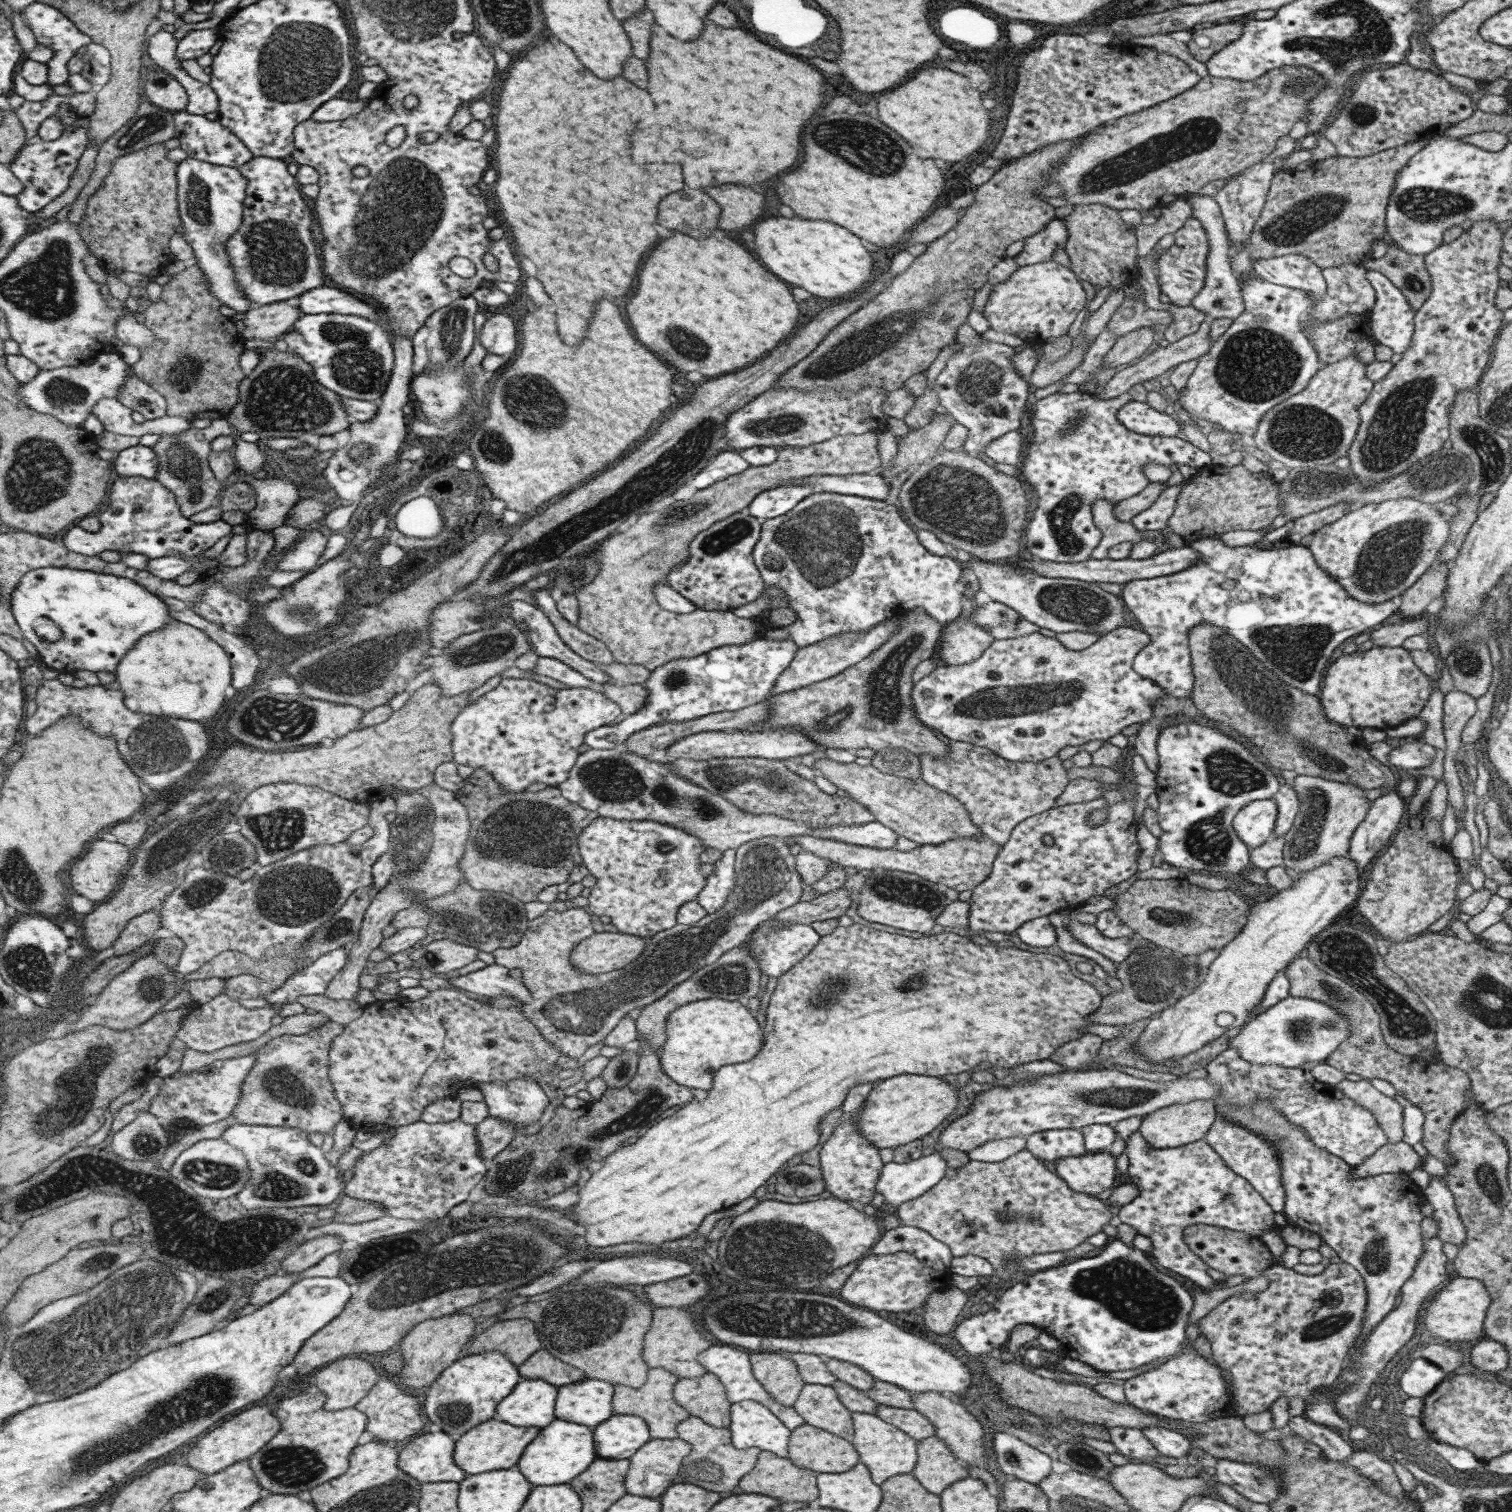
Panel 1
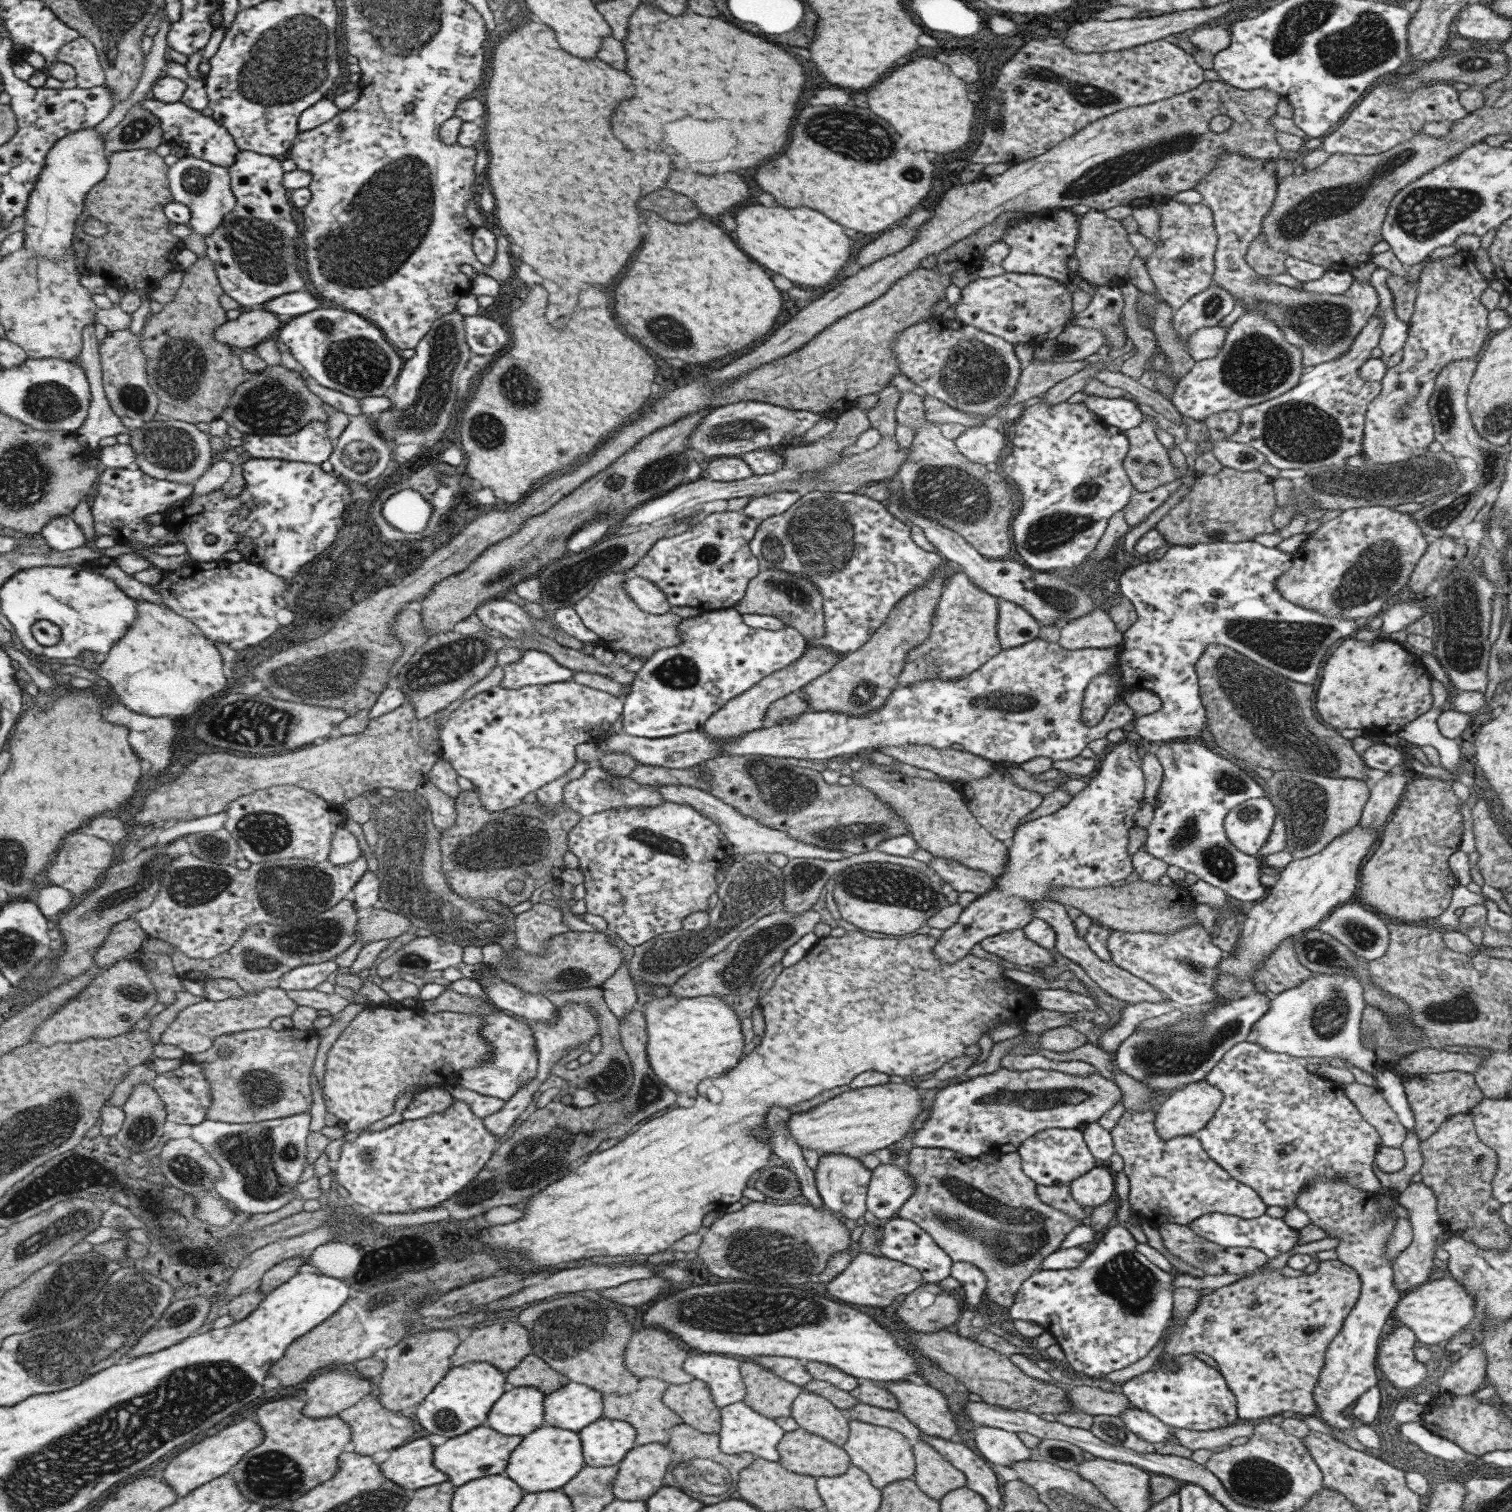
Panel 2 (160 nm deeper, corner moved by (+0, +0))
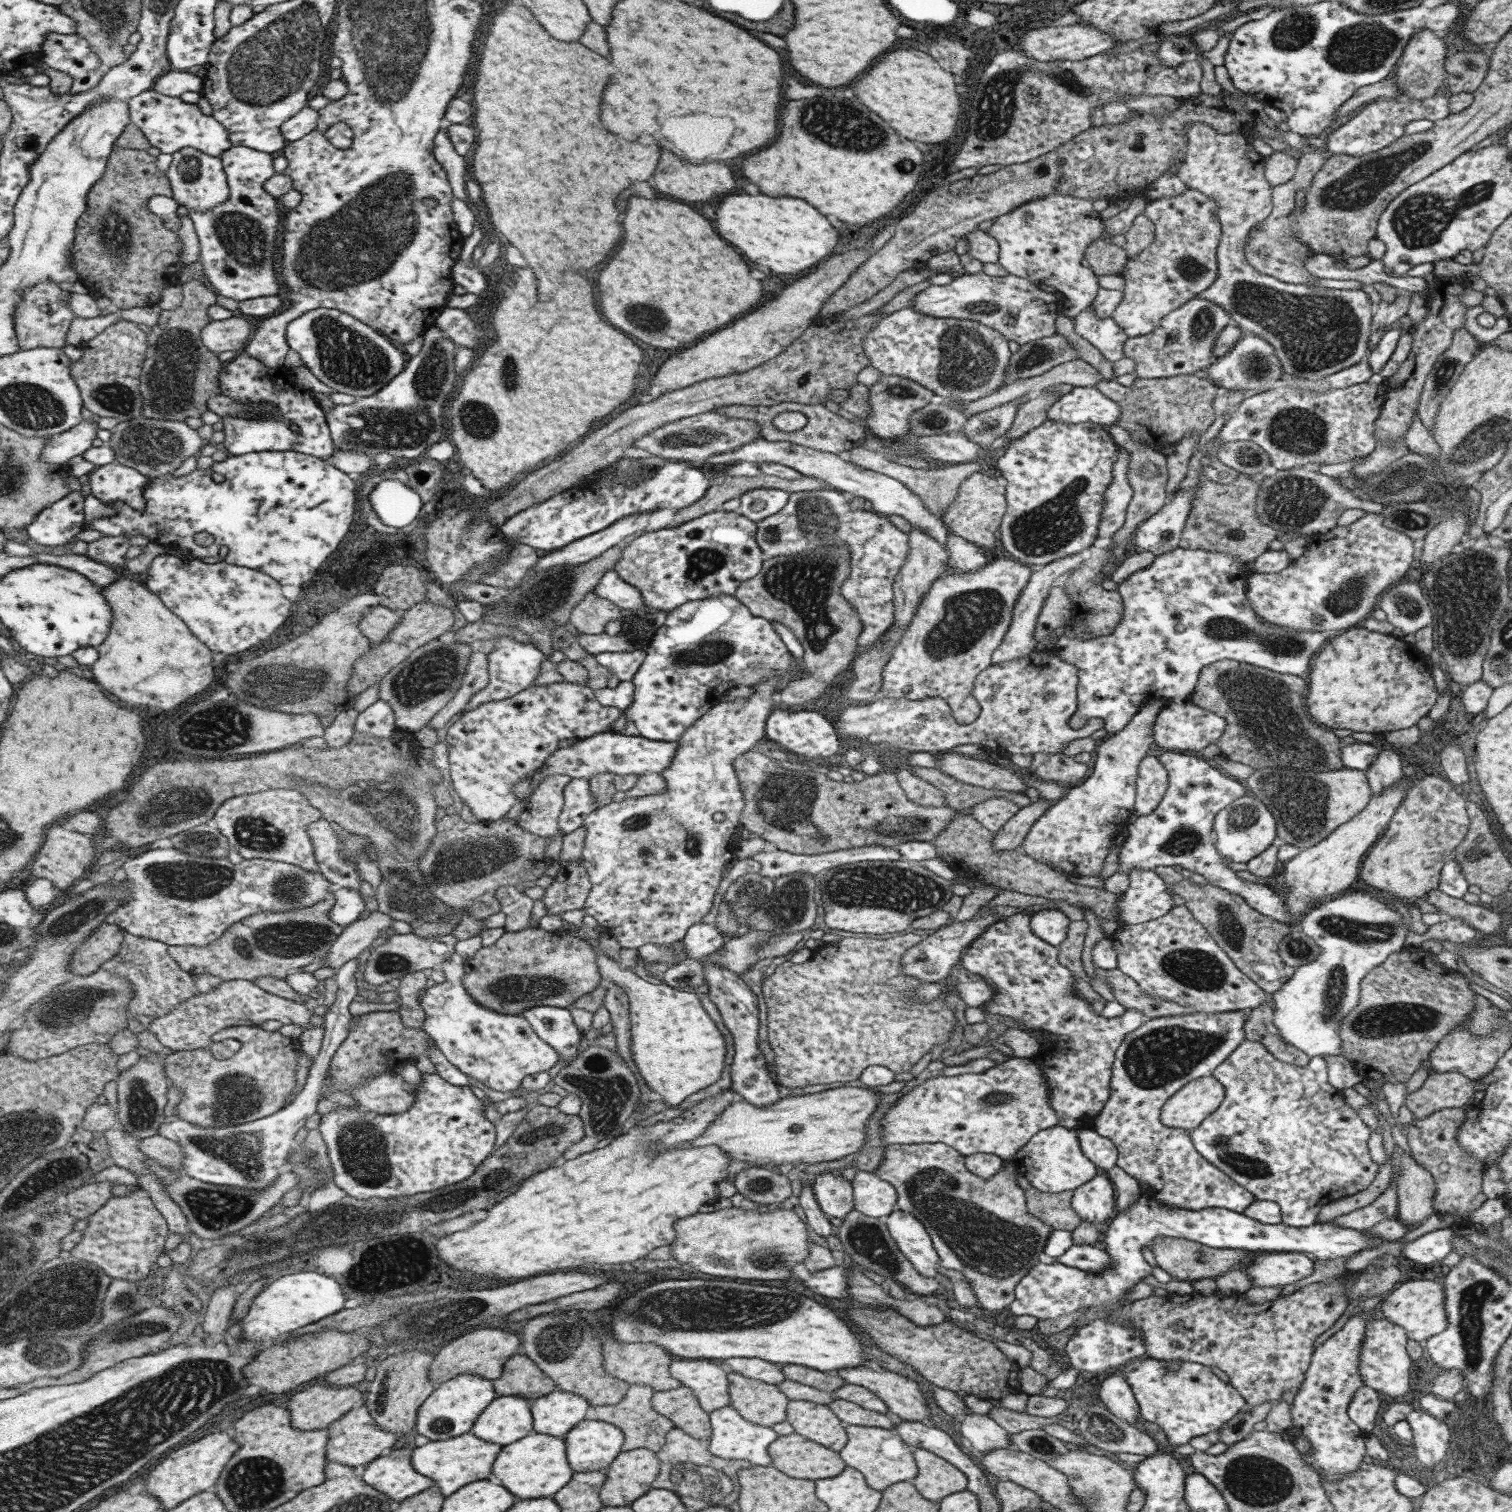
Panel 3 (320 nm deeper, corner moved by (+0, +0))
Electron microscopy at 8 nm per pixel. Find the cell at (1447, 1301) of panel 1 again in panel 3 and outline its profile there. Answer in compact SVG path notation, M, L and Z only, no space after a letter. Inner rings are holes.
M1431 1278L1405 1281L1395 1287L1377 1305L1378 1315L1400 1326L1407 1338L1423 1343L1426 1338L1445 1330L1447 1326L1444 1311L1443 1287Z

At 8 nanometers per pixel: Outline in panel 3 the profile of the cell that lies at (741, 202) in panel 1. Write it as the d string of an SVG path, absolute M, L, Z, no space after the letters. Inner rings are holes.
M661 148L661 154L659 154L659 162L655 166L655 172L651 176L651 182L655 184L655 188L659 192L671 194L671 196L681 198L685 202L703 202L704 204L707 203L707 200L711 204L717 202L719 196L729 194L735 188L731 172L727 170L725 164L721 164L721 162L707 162L707 164L699 164L697 166L697 164L681 162L675 154L671 154L669 150L663 150L663 148Z

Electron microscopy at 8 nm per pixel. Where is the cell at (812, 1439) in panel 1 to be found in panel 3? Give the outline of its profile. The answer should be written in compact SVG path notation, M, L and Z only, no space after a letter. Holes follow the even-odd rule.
M797 1433L778 1436L767 1447L767 1455L771 1459L771 1466L777 1471L795 1479L811 1480L813 1482L821 1478L832 1478L840 1474L846 1467L839 1454L829 1450L816 1442L807 1440Z

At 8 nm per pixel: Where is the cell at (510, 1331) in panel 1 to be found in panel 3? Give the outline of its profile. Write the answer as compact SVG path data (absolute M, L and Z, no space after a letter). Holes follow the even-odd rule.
M488 1326L484 1329L471 1330L466 1335L451 1340L436 1353L434 1364L430 1368L430 1378L438 1385L462 1374L479 1374L483 1378L495 1381L502 1376L506 1362L517 1355L522 1348L523 1343L517 1334Z

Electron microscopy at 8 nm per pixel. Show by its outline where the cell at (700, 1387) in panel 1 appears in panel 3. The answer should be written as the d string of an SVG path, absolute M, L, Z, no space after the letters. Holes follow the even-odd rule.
M686 1386L654 1392L650 1403L657 1414L670 1420L675 1428L685 1434L693 1438L709 1438L711 1425L708 1413L699 1406L692 1390Z

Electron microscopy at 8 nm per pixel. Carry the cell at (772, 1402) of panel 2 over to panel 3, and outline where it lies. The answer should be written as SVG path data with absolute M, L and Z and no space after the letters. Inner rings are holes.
M727 1372L728 1405L747 1422L771 1426L786 1420L788 1398L773 1384Z

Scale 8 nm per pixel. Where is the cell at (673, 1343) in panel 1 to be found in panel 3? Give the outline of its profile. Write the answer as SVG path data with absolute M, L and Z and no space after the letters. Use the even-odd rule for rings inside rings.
M607 1342L607 1374L615 1374L615 1378L630 1385L646 1384L654 1392L680 1386L668 1371L673 1360L675 1358L664 1348L653 1343Z

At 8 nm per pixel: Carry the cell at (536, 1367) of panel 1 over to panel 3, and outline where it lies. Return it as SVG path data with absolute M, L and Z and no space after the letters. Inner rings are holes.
M517 1354L506 1362L501 1377L494 1381L499 1396L522 1395L530 1400L557 1390L557 1383L526 1354Z

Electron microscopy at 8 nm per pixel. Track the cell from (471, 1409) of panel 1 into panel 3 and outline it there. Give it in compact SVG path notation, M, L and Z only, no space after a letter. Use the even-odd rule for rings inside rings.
M462 1374L438 1385L418 1412L416 1430L431 1441L449 1440L471 1433L484 1410L499 1397L494 1381L479 1374Z

